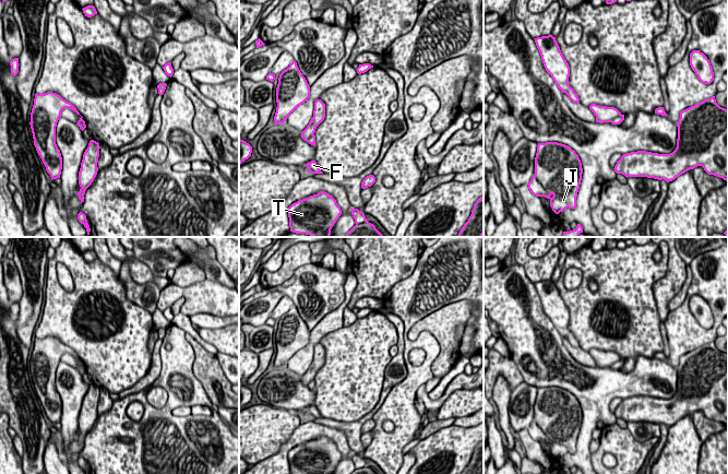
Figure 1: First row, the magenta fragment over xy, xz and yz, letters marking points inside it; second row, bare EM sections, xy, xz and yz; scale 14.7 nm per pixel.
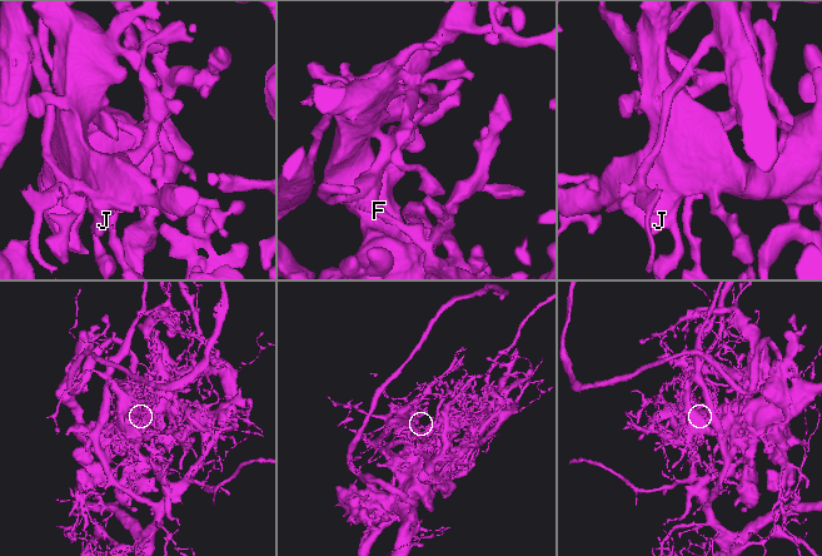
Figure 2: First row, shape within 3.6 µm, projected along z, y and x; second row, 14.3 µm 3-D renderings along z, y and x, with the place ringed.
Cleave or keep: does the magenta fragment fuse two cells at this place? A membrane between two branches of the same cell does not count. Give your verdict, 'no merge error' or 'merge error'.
merge error

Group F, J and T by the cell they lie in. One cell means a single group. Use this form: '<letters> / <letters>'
F / J T

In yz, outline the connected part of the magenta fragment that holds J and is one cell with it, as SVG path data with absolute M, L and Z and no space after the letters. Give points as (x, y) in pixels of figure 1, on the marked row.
M558 142L538 143L534 176L554 198L576 208L582 180L582 163L570 146Z

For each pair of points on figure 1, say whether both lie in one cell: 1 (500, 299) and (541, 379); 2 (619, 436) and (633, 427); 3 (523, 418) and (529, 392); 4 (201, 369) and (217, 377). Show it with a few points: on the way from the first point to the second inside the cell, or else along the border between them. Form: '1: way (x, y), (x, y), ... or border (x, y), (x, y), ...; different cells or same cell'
1: way (520, 319), (530, 335), (541, 359); same cell
2: border (627, 427), (640, 441), (646, 441), (654, 436); different cells
3: way (523, 412), (523, 399); same cell
4: way (205, 369), (213, 377); same cell

